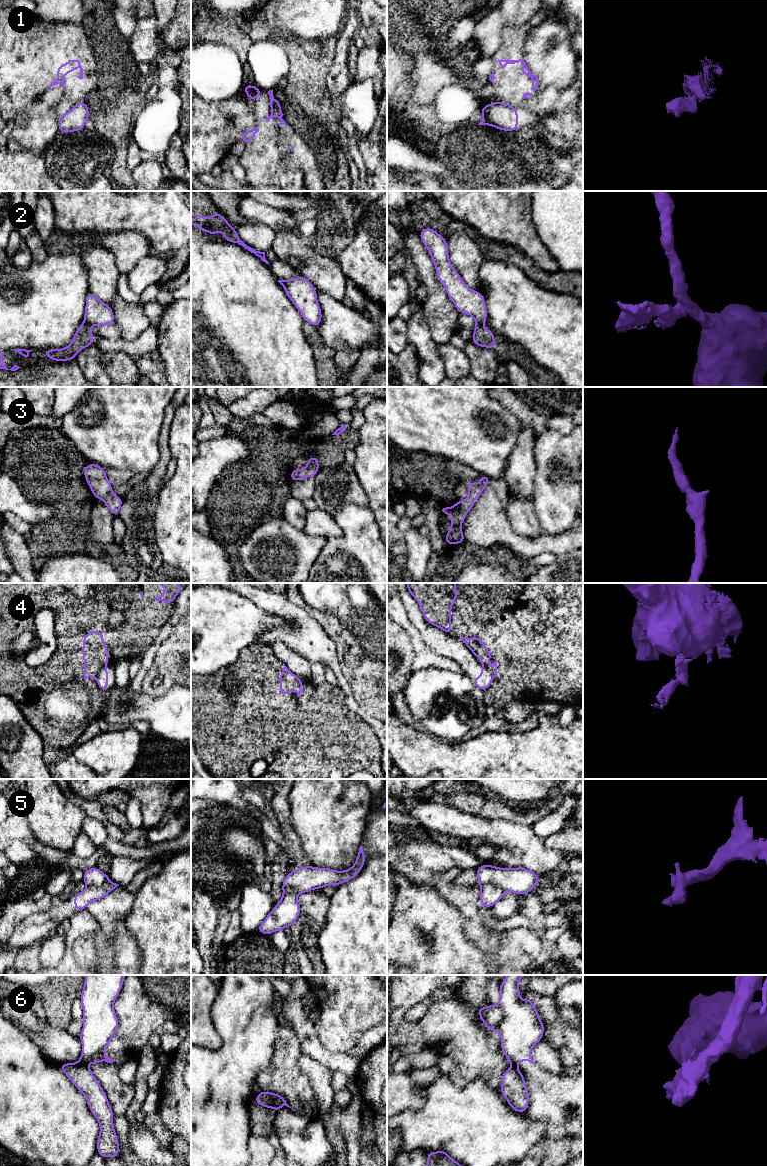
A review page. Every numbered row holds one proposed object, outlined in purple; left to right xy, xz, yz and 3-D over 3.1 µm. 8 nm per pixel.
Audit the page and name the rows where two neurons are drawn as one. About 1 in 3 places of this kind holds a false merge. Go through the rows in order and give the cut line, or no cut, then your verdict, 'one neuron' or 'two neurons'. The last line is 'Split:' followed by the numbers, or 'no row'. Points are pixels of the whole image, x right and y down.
1: cut yz (500, 101), (509, 106); two neurons
2: cut xy (84, 320), (90, 324); two neurons
3: cut none; one neuron
4: cut yz (483, 665), (493, 676); two neurons
5: cut yz (480, 884), (492, 883), (503, 891); two neurons
6: cut xy (77, 1062), (83, 1064); two neurons
Split: 1, 2, 4, 5, 6

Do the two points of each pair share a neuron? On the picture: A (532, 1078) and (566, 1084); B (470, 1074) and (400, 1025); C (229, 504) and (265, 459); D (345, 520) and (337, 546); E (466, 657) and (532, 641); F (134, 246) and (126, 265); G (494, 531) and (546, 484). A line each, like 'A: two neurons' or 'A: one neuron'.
A: one neuron
B: one neuron
C: one neuron
D: one neuron
E: two neurons
F: one neuron
G: two neurons

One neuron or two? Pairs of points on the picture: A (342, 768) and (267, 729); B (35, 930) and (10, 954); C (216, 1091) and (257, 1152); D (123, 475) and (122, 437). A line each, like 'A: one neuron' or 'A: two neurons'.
A: one neuron
B: two neurons
C: two neurons
D: two neurons

